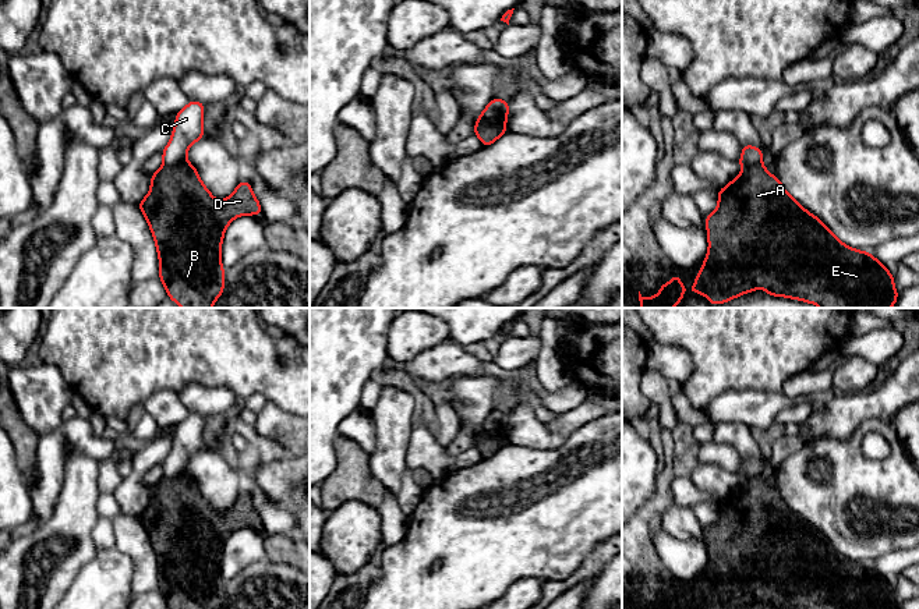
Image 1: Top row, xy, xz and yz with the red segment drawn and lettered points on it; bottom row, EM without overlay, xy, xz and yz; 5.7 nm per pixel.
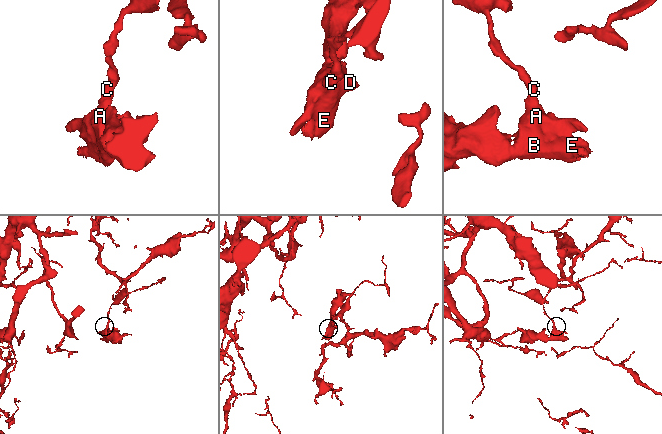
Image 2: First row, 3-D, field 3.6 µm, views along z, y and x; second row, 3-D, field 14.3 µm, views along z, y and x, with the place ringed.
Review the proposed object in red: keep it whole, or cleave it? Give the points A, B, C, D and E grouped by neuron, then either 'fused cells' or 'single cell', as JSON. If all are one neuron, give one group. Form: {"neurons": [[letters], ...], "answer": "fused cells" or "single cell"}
{"neurons": [["A", "B", "D", "E"], ["C"]], "answer": "fused cells"}

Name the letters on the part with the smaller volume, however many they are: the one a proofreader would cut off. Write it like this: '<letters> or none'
A, B, D, E

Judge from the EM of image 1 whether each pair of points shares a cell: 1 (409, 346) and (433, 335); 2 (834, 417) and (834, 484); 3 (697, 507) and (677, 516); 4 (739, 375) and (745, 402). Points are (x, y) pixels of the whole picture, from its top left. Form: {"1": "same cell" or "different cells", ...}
{"1": "same cell", "2": "different cells", "3": "different cells", "4": "different cells"}

